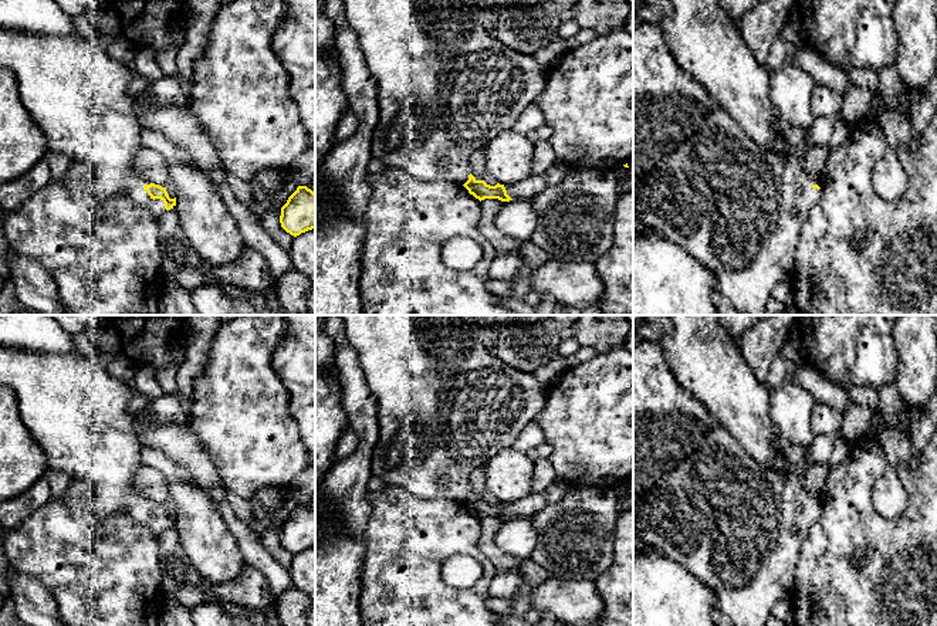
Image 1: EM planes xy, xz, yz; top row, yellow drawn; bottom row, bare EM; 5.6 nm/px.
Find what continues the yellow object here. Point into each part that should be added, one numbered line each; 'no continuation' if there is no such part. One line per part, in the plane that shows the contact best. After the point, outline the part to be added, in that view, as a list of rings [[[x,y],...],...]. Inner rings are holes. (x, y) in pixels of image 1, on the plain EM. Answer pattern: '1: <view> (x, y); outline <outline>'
1: xy (75, 409); outline [[[0,346],[0,386],[16,393],[21,420],[45,453],[47,468],[65,473],[71,480],[92,484],[92,518],[97,522],[122,515],[155,535],[168,529],[163,518],[153,518],[148,512],[143,504],[150,500],[133,484],[143,463],[142,444],[128,416],[132,390],[116,379],[102,361]]]

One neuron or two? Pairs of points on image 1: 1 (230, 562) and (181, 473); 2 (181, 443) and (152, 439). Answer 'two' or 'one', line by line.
1: two
2: one

